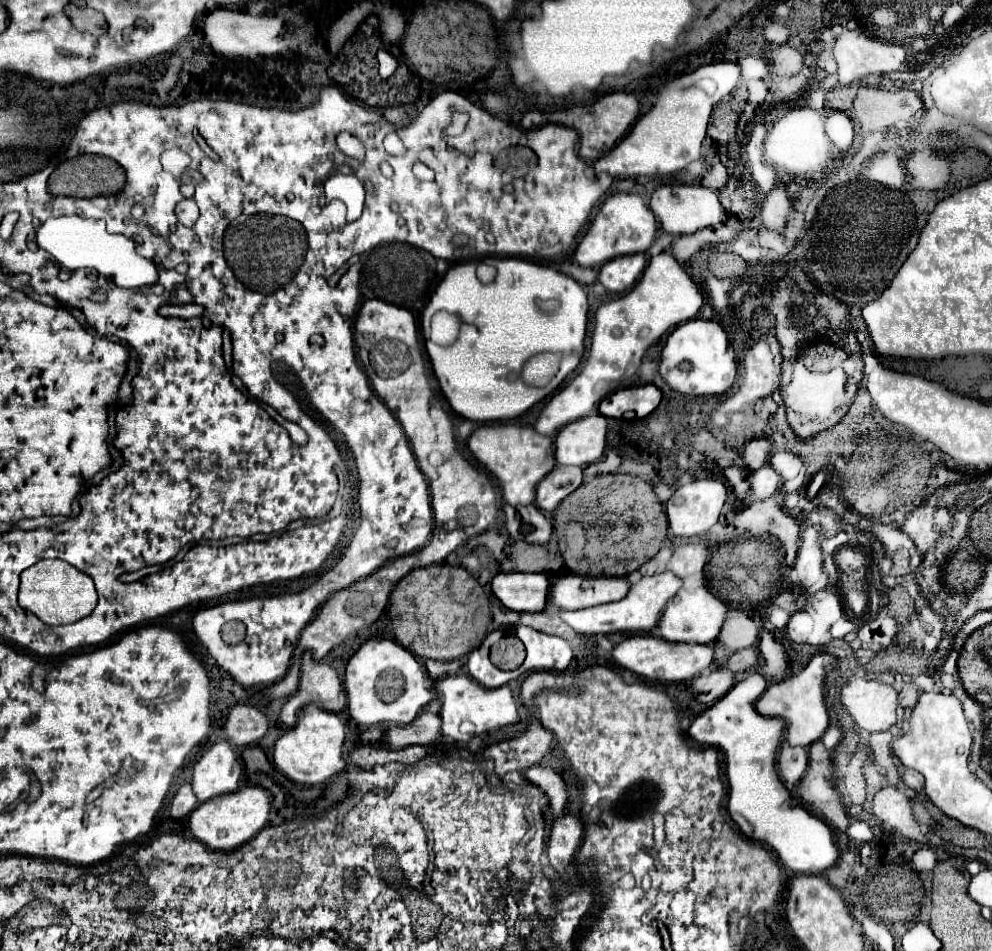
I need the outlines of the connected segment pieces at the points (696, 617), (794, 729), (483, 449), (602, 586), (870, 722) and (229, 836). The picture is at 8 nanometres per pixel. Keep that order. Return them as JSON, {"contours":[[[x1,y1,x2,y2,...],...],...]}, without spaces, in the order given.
{"contours":[[[698,587,694,591,680,589,670,603,666,605,662,619,658,623,660,637,666,641,682,641,682,643,712,643,720,633,720,627,726,619,726,605,716,599,706,587]],[[826,653,814,655,812,661,800,673,780,681,780,683,770,683,766,693,756,703,756,709,760,715,784,719,784,723,786,723,784,735,790,745,808,747,810,743,818,741,828,727,828,713,826,713,826,705,824,705,824,677,826,677,824,665,826,663,836,663,836,659]],[[512,423,502,425,482,425,470,439,468,447,474,457,500,481,502,495,510,505,530,505,534,501,534,489,554,467,552,439,538,435,534,427,518,427]],[[562,575,552,579,548,601,558,609,586,609,602,603,612,603,628,593,630,585,624,577,582,577]],[[852,675,840,689,840,699,856,725,868,733,888,731,896,723,898,693,892,685,866,681,864,675]],[[250,785,230,795,222,795,222,799,210,799,210,803,200,803,190,813,190,831,198,841,208,845,212,851,232,851,250,841,266,825,268,813,270,813,268,791]]]}

